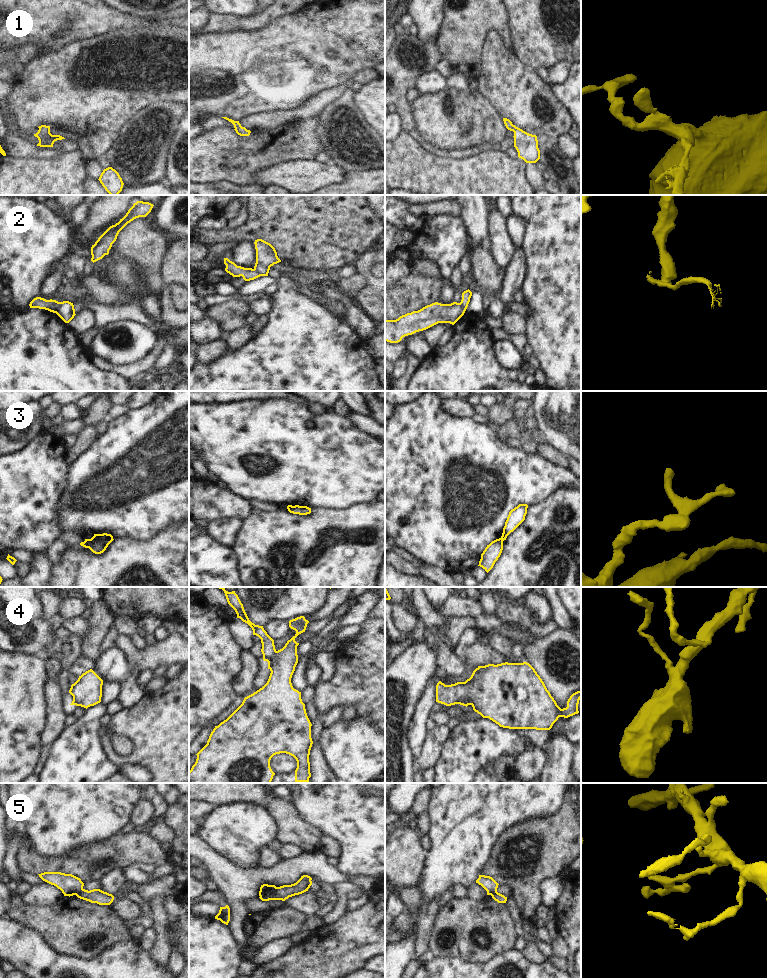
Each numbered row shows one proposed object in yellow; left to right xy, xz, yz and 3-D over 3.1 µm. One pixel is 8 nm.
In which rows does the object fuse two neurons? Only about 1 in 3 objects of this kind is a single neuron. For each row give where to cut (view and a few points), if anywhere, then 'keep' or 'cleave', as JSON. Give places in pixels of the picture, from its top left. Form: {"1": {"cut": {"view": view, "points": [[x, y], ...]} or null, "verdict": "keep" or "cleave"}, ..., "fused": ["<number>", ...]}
{"1": {"cut": null, "verdict": "keep"}, "2": {"cut": {"view": "xy", "points": [[61, 302], [54, 312]]}, "verdict": "cleave"}, "3": {"cut": {"view": "xy", "points": [[91, 538], [108, 544]]}, "verdict": "cleave"}, "4": {"cut": null, "verdict": "keep"}, "5": {"cut": {"view": "xz", "points": [[277, 887], [267, 895], [260, 896]]}, "verdict": "cleave"}, "fused": ["2", "3", "5"]}

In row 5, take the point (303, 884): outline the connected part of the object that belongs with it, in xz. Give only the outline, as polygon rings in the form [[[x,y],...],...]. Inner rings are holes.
[[[303,875],[294,884],[283,885],[274,889],[268,896],[260,896],[262,901],[269,900],[282,900],[285,901],[289,897],[302,894],[310,888],[312,885],[312,878],[308,875]]]

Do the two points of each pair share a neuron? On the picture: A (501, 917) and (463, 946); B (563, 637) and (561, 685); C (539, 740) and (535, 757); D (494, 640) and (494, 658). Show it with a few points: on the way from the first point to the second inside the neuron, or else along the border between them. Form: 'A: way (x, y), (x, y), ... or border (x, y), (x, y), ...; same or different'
A: way (489, 923), (486, 926), (474, 926), (466, 934); same
B: way (549, 644), (543, 655), (547, 672); same
C: border (535, 745), (542, 747); different
D: border (484, 638), (496, 650), (504, 654), (510, 652); different

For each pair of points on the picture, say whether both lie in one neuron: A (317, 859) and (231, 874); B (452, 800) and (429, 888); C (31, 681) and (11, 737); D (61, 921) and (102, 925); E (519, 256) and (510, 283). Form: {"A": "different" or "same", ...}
{"A": "same", "B": "same", "C": "same", "D": "same", "E": "same"}

